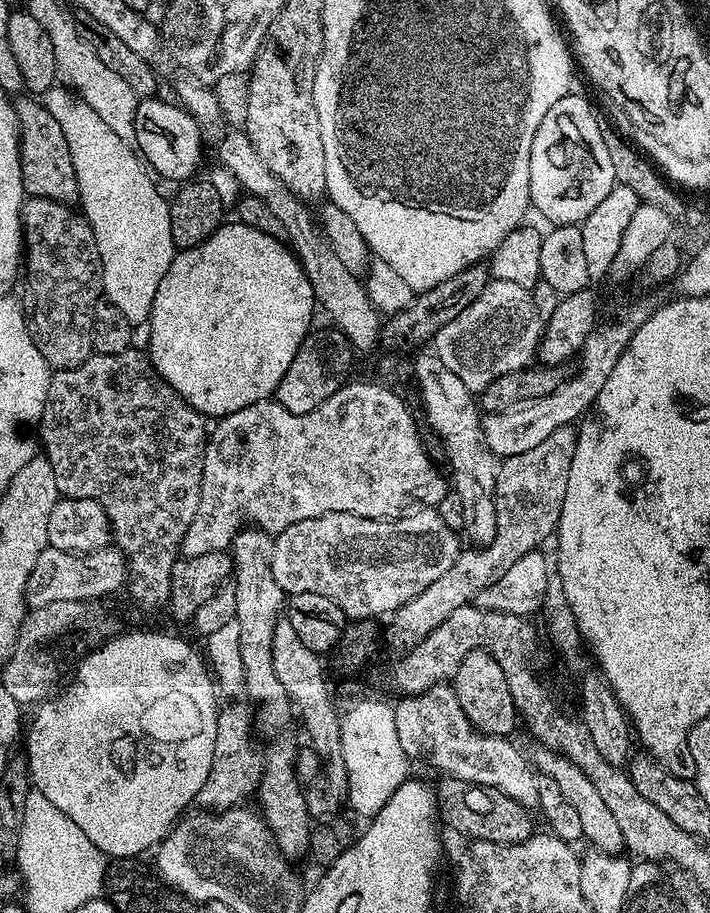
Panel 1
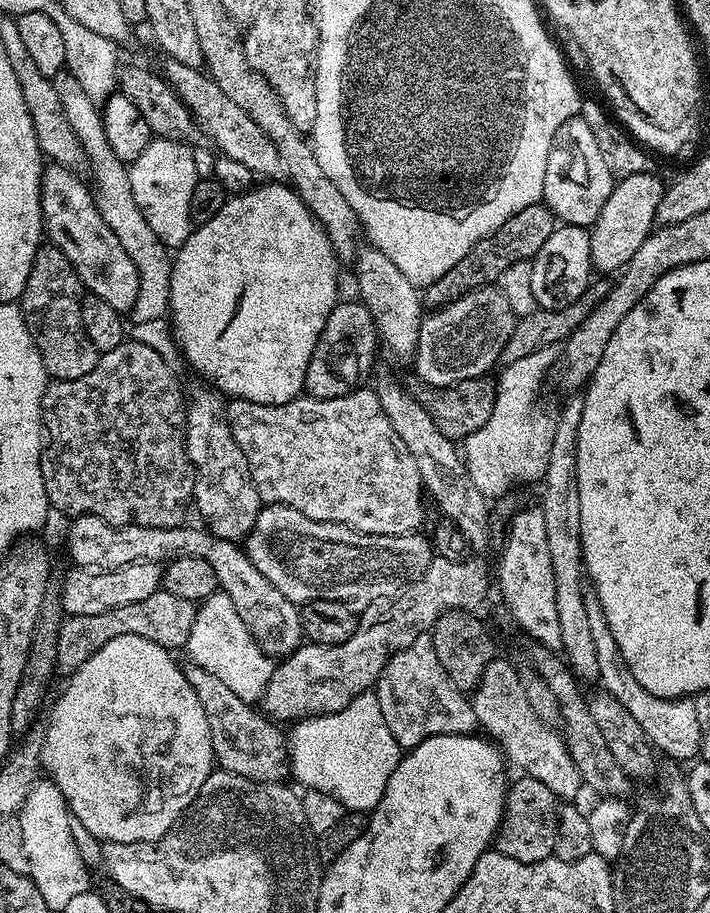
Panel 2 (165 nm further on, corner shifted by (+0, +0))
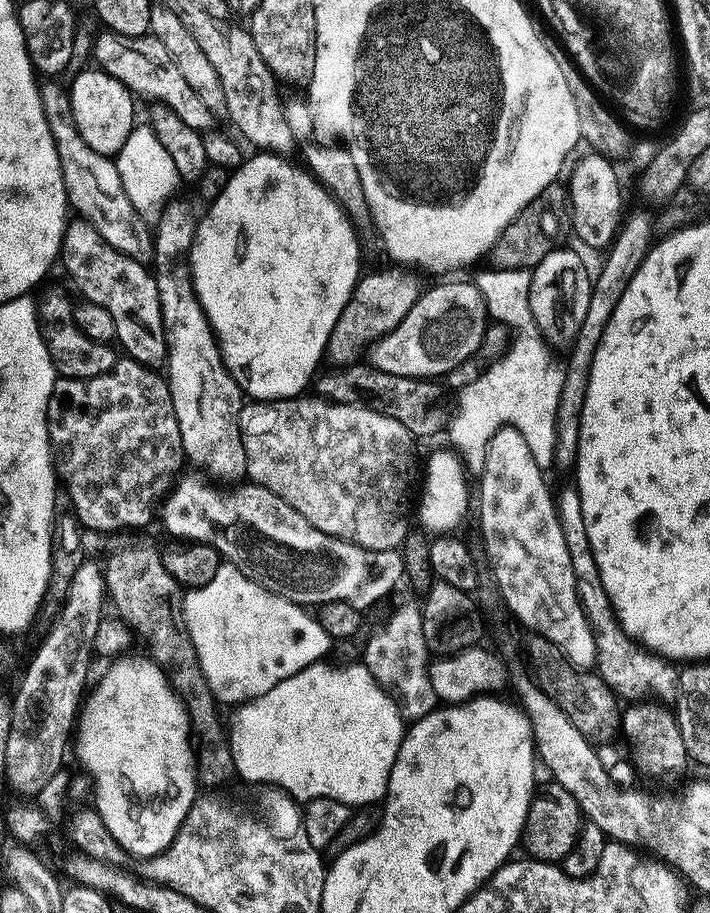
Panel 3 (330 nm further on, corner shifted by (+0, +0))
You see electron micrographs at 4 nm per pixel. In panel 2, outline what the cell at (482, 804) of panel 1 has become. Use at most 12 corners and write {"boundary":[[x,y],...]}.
{"boundary":[[538,778],[507,785],[495,851],[542,862],[561,801]]}

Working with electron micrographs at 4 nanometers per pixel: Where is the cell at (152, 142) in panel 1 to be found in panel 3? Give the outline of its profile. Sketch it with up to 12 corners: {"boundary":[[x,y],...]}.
{"boundary":[[99,66],[66,95],[82,142],[115,157],[138,123],[137,101]]}

